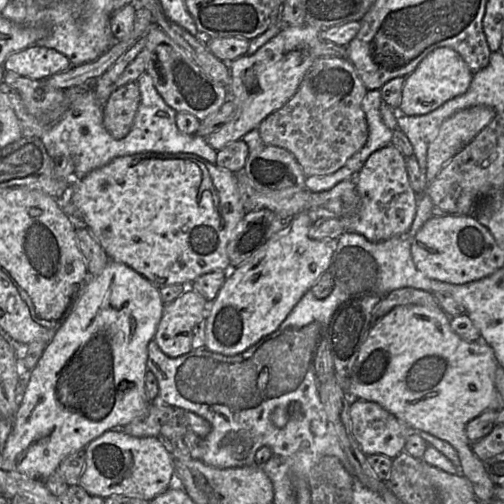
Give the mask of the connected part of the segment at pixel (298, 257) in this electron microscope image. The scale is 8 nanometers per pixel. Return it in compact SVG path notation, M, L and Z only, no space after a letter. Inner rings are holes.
M307 213L291 218L289 225L269 239L253 256L236 268L225 280L207 311L205 348L225 356L240 354L274 332L301 297L328 271L335 251L335 241L312 240L308 232L313 222Z

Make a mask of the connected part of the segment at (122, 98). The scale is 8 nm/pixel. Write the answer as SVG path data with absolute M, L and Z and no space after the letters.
M131 82L114 91L104 104L103 124L115 139L122 139L130 132L141 95L137 82Z

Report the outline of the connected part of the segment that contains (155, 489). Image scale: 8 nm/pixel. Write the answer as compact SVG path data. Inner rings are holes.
M109 430L90 442L85 448L85 467L79 486L92 496L107 499L112 496L140 498L151 502L175 484L174 458L165 444L157 437L134 437L118 430Z

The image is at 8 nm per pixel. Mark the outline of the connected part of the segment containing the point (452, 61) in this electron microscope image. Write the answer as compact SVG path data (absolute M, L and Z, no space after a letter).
M449 47L437 48L430 52L410 75L405 77L398 113L406 116L428 114L446 101L464 94L472 78L473 73L455 50Z

